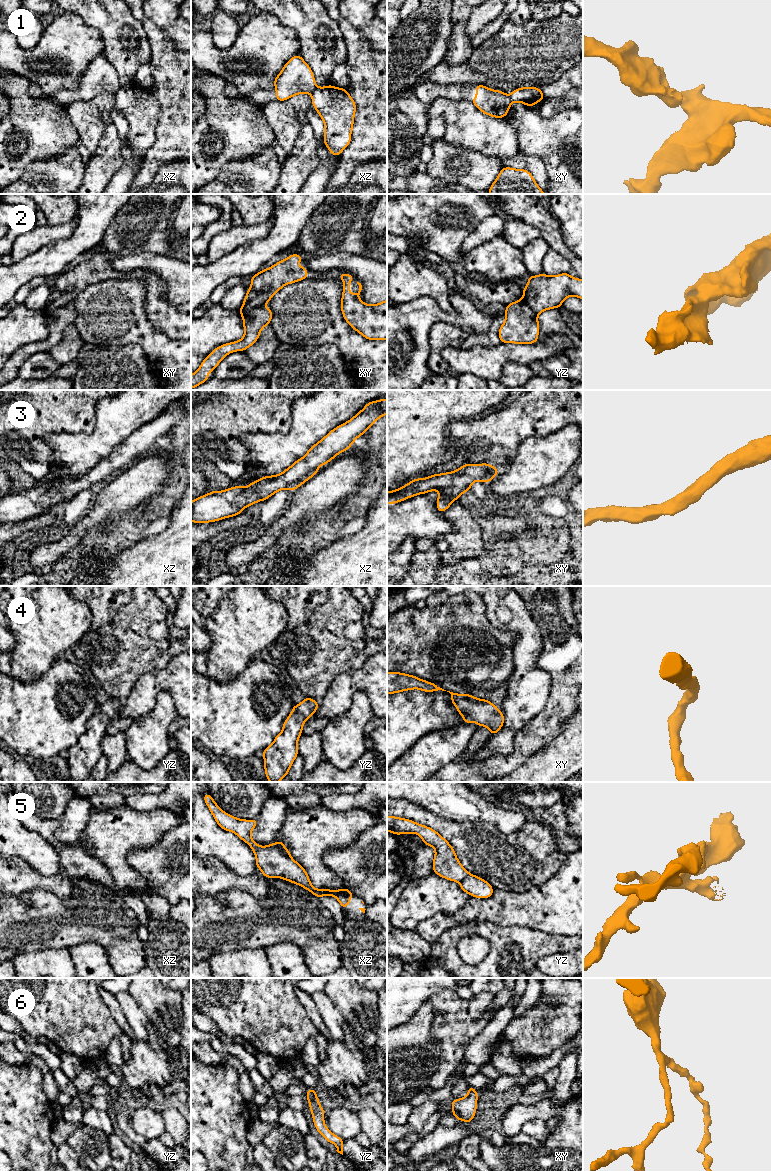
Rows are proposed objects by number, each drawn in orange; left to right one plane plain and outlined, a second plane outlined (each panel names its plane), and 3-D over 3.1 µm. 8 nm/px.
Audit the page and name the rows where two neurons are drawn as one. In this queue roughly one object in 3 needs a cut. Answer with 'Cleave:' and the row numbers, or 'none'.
Cleave: 1, 2, 5

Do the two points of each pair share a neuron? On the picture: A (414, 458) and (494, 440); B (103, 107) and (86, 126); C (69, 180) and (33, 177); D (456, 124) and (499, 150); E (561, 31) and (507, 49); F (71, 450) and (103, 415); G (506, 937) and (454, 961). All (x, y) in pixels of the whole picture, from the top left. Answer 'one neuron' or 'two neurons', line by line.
A: two neurons
B: one neuron
C: one neuron
D: one neuron
E: one neuron
F: one neuron
G: one neuron

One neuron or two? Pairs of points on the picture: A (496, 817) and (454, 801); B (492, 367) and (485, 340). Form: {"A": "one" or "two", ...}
{"A": "one", "B": "two"}

